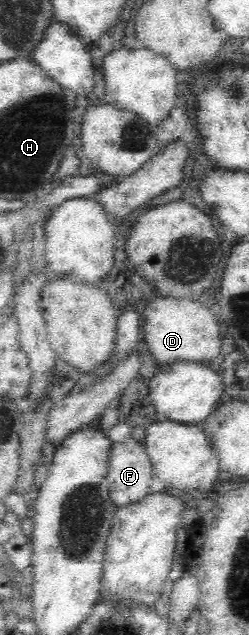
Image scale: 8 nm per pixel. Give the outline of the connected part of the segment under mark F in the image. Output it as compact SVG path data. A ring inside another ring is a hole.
M137 438L113 443L109 451L106 480L117 509L146 498L157 487L147 451Z

